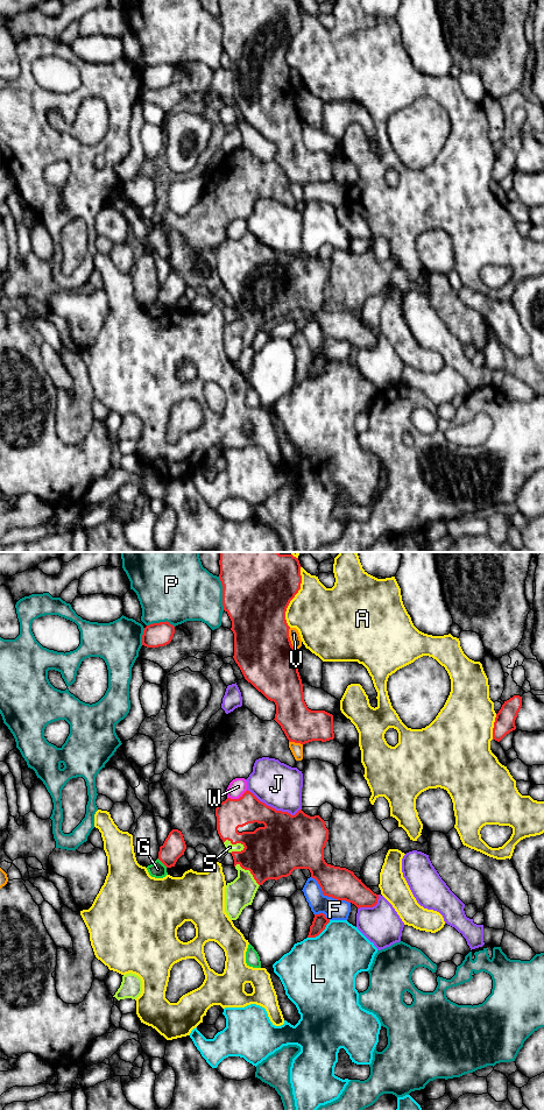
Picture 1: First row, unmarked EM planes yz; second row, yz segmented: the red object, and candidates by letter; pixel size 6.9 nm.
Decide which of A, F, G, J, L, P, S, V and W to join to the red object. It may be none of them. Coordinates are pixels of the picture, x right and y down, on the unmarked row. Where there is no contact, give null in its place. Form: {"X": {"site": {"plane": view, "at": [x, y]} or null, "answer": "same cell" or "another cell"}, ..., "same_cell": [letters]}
{"A": {"site": {"plane": "yz", "at": [294, 37]}, "answer": "another cell"}, "F": {"site": {"plane": "yz", "at": [327, 337]}, "answer": "another cell"}, "G": {"site": {"plane": "yz", "at": [162, 303]}, "answer": "another cell"}, "J": {"site": {"plane": "yz", "at": [274, 249]}, "answer": "another cell"}, "L": {"site": {"plane": "yz", "at": [319, 374]}, "answer": "another cell"}, "P": {"site": {"plane": "yz", "at": [223, 34]}, "answer": "another cell"}, "S": {"site": {"plane": "yz", "at": [234, 284]}, "answer": "same cell"}, "V": {"site": {"plane": "yz", "at": [289, 79]}, "answer": "another cell"}, "W": {"site": {"plane": "yz", "at": [237, 240]}, "answer": "another cell"}, "same_cell": ["S"]}

